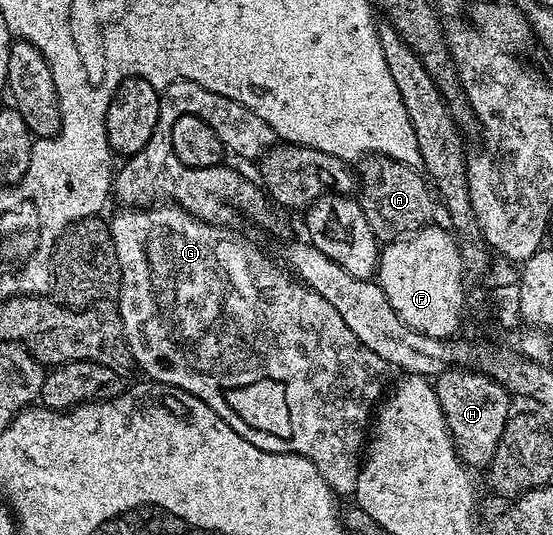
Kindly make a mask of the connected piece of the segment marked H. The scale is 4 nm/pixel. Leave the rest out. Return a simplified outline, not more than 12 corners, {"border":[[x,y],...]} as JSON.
{"border":[[451,367],[434,390],[458,458],[492,463],[512,397],[485,371]]}

